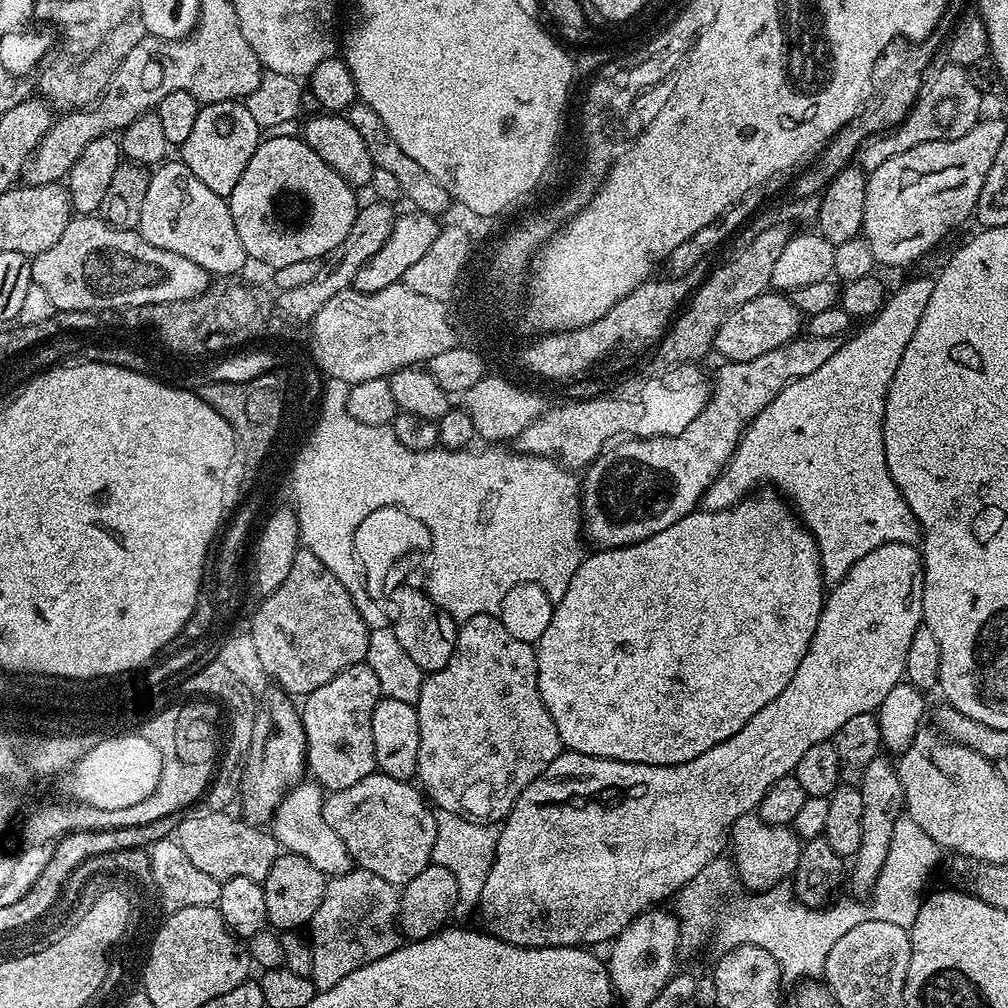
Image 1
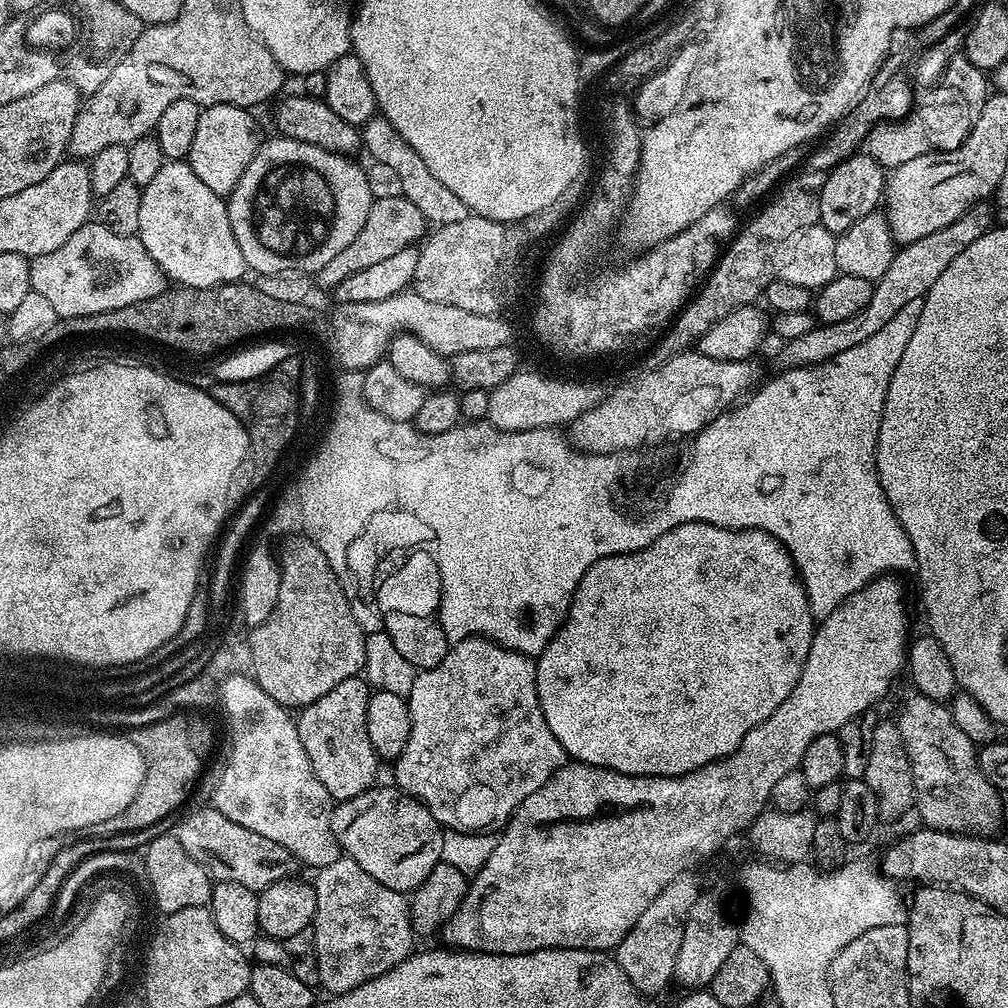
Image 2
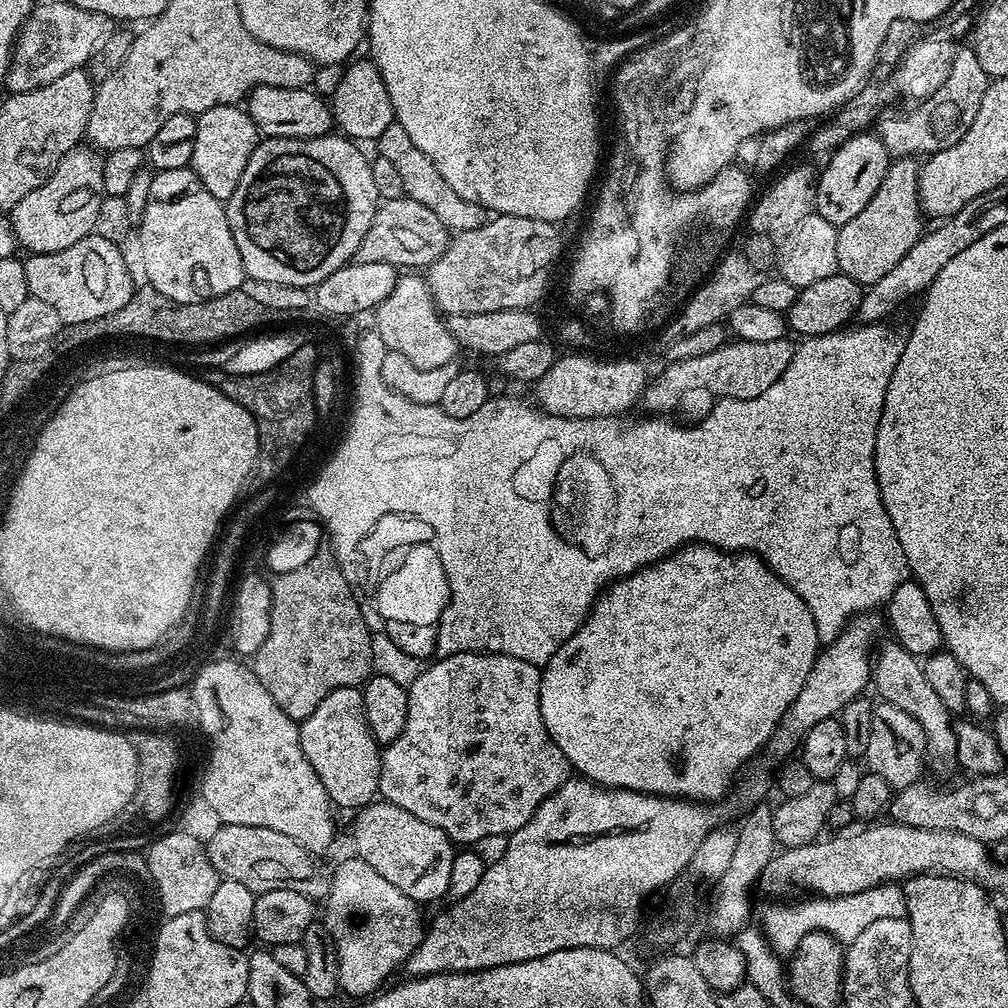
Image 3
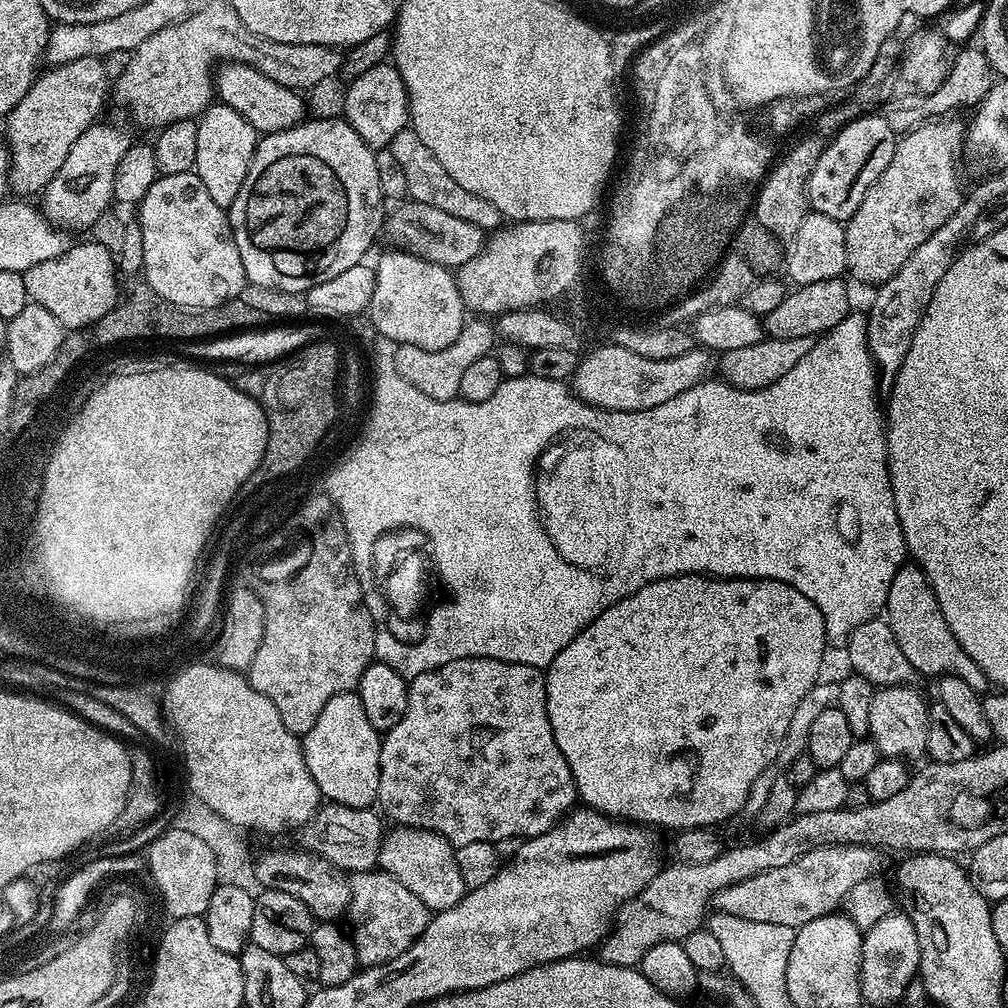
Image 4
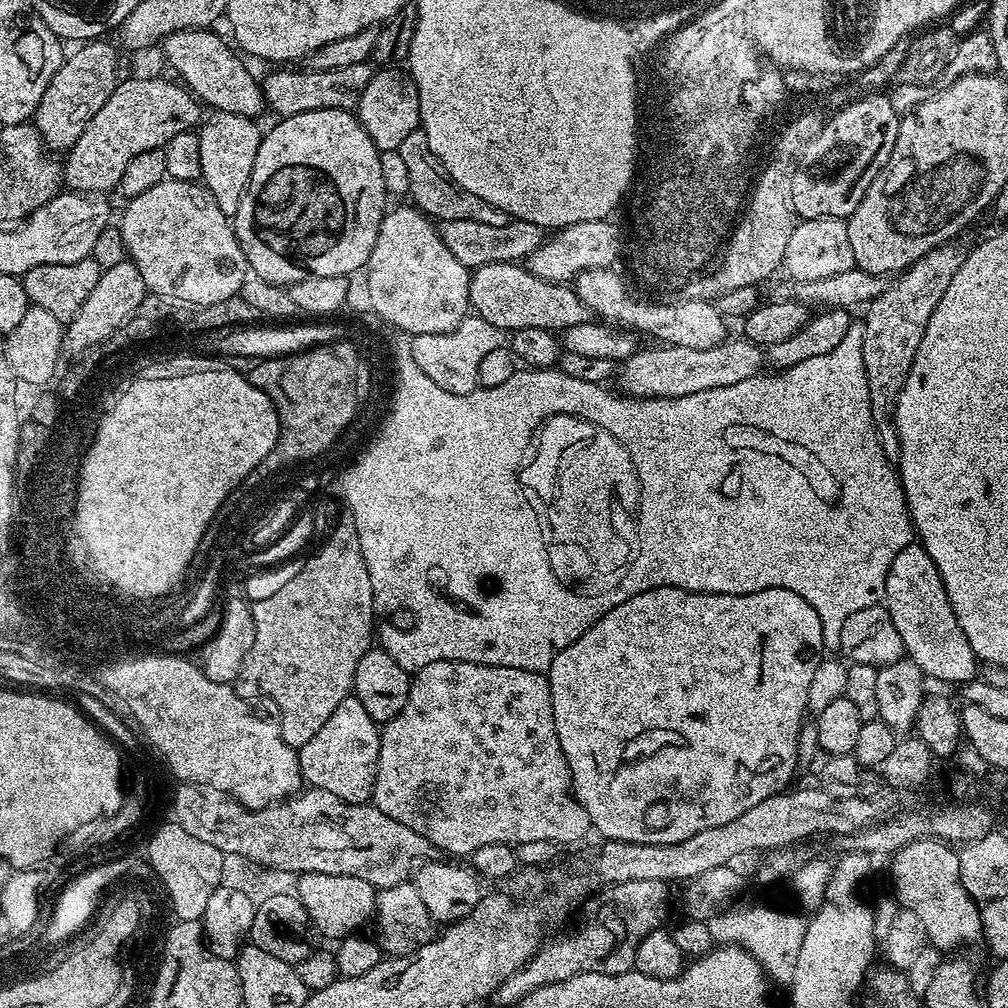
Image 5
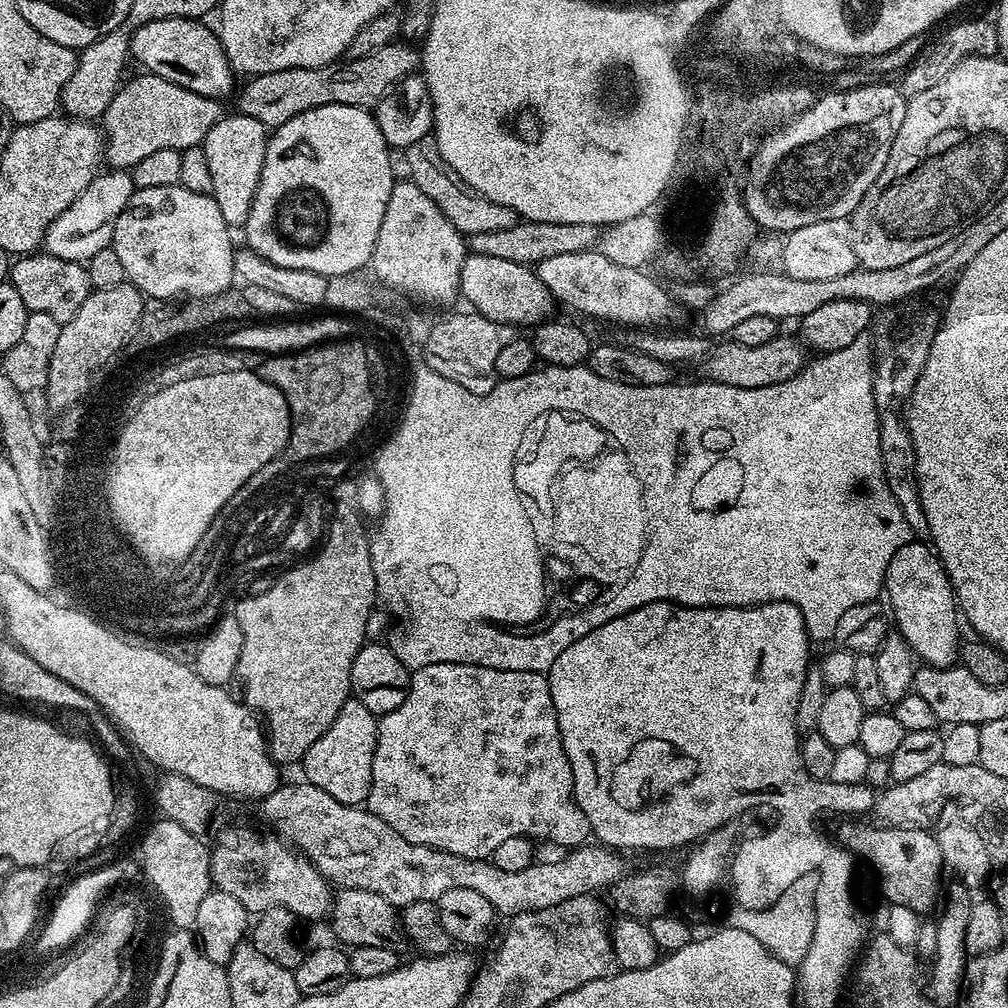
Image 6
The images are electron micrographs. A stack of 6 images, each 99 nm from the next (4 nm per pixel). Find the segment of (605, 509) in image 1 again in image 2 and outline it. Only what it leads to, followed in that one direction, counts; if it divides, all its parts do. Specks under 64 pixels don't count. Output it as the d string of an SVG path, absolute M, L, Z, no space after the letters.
M981 202L972 205L967 212L963 212L950 226L942 230L934 230L934 234L926 234L926 238L918 238L918 242L903 245L893 255L886 274L875 281L870 302L858 314L846 318L846 322L817 323L806 334L787 341L780 352L781 369L798 368L801 364L821 364L824 360L834 358L834 354L842 354L842 350L850 350L850 346L858 346L871 338L906 306L915 300L923 300L928 291L942 278L946 266L962 254L962 250L969 248L980 236L986 235L994 224L994 208L991 203Z

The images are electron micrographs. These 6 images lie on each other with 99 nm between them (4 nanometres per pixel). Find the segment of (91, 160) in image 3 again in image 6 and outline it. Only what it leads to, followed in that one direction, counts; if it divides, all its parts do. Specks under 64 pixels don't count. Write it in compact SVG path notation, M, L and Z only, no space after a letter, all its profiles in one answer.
M140 75L144 76L129 79L121 87L102 117L103 155L112 170L130 170L157 150L203 145L222 115L221 101L215 96L203 96L161 76Z

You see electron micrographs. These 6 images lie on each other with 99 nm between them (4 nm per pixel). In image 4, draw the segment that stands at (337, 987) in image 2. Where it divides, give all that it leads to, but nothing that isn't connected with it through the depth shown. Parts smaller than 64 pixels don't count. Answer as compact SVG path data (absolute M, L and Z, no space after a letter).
M383 870L353 872L350 879L352 897L346 916L352 919L350 935L356 943L361 965L385 964L398 958L398 954L410 950L412 943L426 930L430 919L428 907L422 898L418 898L418 894L410 894L406 886L397 884L396 879Z

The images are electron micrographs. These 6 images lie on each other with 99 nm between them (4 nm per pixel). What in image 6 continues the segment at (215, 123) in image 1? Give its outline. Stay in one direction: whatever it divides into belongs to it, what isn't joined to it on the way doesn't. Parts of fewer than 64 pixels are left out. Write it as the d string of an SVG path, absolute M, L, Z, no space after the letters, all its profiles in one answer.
M239 114L221 115L210 134L206 134L202 146L210 162L211 195L215 196L218 210L222 210L222 218L226 218L230 226L243 225L248 218L252 199L256 197L256 187L260 185L269 135L269 129L258 118Z

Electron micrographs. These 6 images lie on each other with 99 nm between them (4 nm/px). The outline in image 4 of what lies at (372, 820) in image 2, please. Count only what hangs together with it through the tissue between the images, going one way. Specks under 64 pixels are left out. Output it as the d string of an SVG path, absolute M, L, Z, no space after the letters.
M401 826L392 829L380 845L379 865L383 871L389 872L397 884L406 886L410 894L418 894L429 913L450 910L450 906L459 902L466 891L463 872L458 868L456 848L445 837L428 829Z

